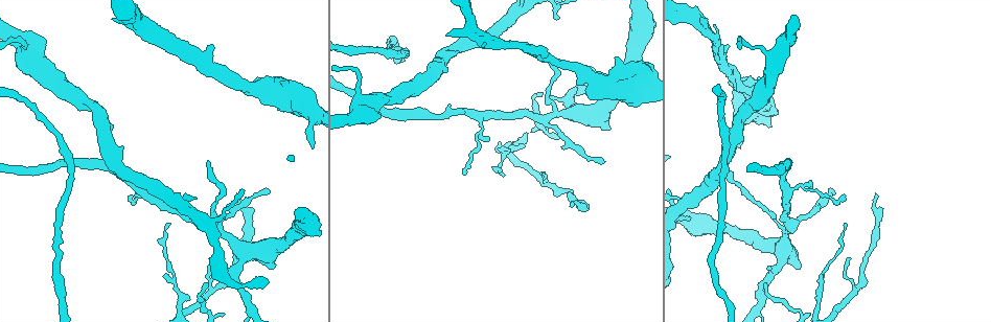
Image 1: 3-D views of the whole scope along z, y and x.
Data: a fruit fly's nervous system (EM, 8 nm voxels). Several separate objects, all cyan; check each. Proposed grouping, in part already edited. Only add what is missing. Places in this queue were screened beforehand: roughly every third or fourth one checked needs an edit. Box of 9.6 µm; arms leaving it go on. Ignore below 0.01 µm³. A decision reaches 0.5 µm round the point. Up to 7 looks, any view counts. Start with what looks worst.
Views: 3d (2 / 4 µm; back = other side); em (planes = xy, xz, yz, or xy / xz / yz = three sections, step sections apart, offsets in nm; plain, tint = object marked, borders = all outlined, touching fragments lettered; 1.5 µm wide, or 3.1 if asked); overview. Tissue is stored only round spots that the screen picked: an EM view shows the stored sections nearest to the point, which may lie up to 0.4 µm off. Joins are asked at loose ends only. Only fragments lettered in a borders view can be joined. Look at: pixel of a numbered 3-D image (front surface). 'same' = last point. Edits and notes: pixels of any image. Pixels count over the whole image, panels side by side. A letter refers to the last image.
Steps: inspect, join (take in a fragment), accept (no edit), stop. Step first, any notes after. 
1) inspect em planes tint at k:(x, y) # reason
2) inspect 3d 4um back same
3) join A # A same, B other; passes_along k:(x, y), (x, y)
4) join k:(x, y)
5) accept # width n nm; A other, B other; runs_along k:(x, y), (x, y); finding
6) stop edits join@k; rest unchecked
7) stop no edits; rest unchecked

inspect 3d 4um at 1:(832, 190) # thin end

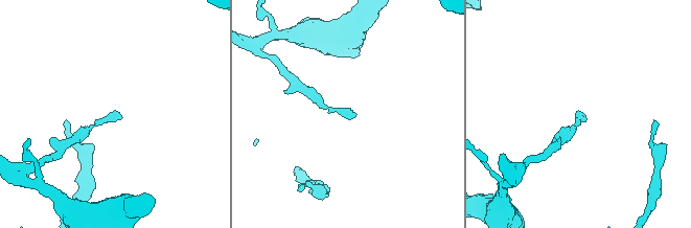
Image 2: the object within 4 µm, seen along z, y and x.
inspect em planes borders at 2:(119, 113)

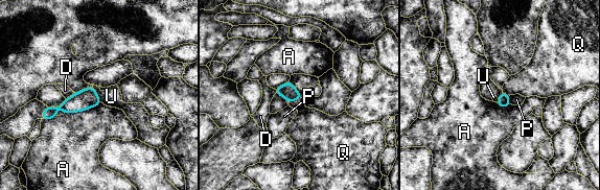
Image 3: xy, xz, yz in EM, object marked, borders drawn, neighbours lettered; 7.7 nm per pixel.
accept # A other, D other, P other, Q other, U other; no lettered fragment goes on from it

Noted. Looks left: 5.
inspect em planes borders at 1:(704, 19) # an open end

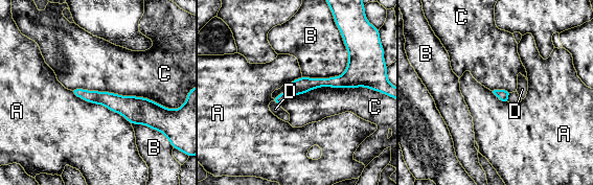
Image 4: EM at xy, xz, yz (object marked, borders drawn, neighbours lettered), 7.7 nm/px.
join D # longest_contact C 750 nm; A other, B other, C other, D same; passes_along 4:(300, 86), (275, 103), (275, 109); it goes on there

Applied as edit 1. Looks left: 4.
inspect overview

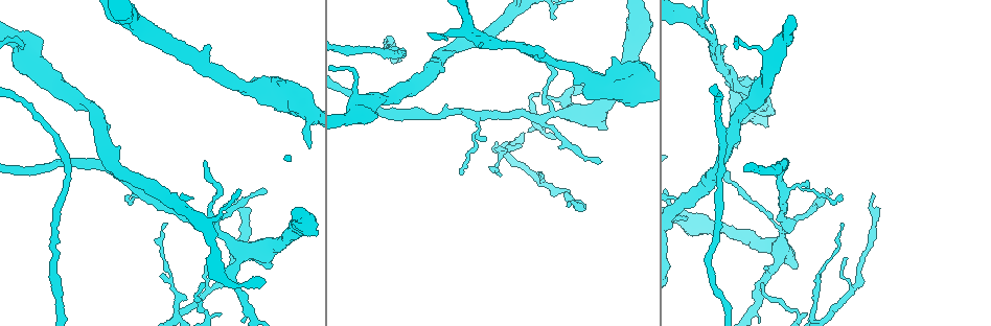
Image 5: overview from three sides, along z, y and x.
inspect 3d 4um at 5:(42, 41) # thick end

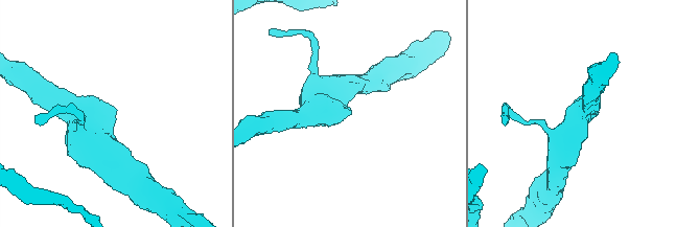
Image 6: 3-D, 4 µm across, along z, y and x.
inspect em planes borders at 6:(348, 115) # now the EM

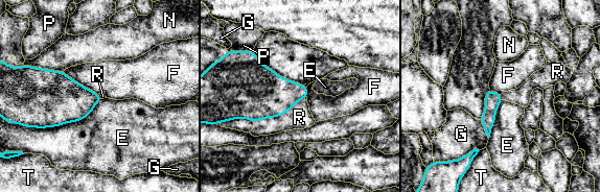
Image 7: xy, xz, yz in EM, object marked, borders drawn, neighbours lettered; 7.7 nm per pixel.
join R # E other, F other, G other, N other, P other, R same, T other; passes_along 7:(256, 93), (280, 115), (299, 117); the cell continues

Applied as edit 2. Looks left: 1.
stop edits join@4, join@7; rest unchecked

